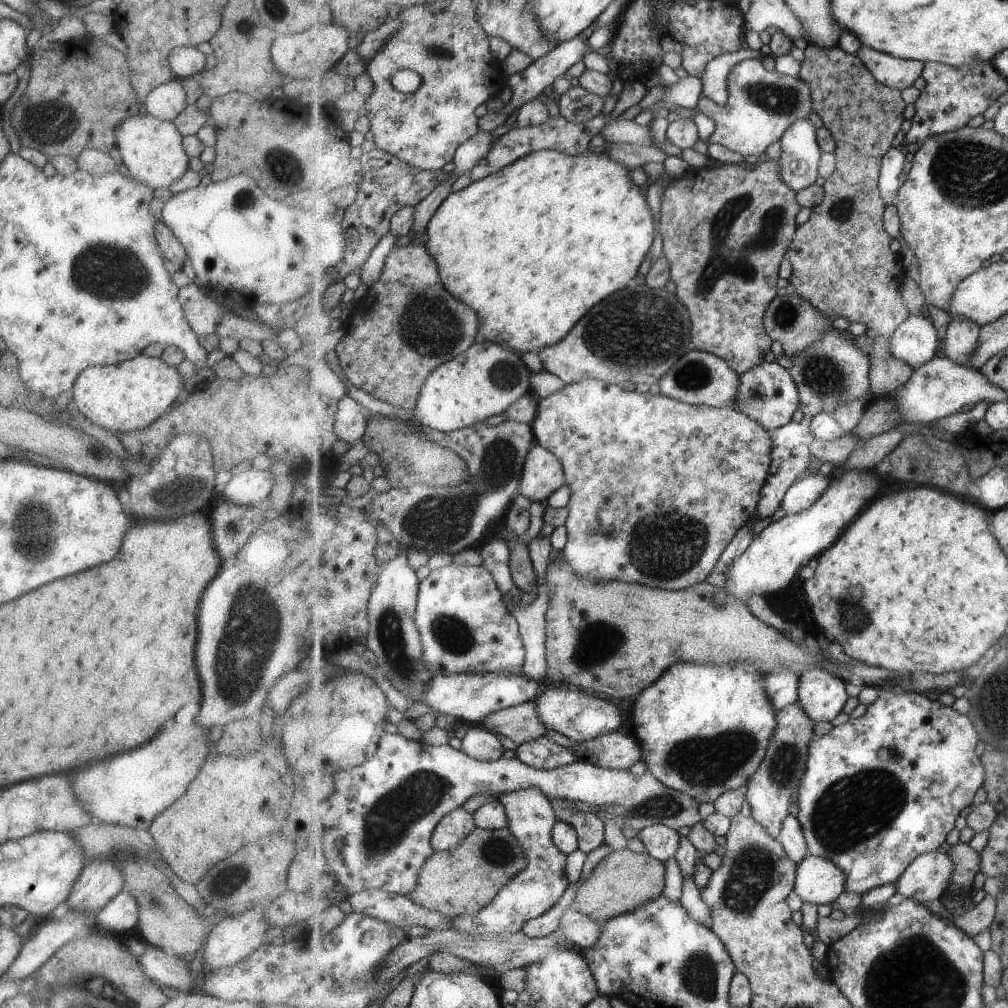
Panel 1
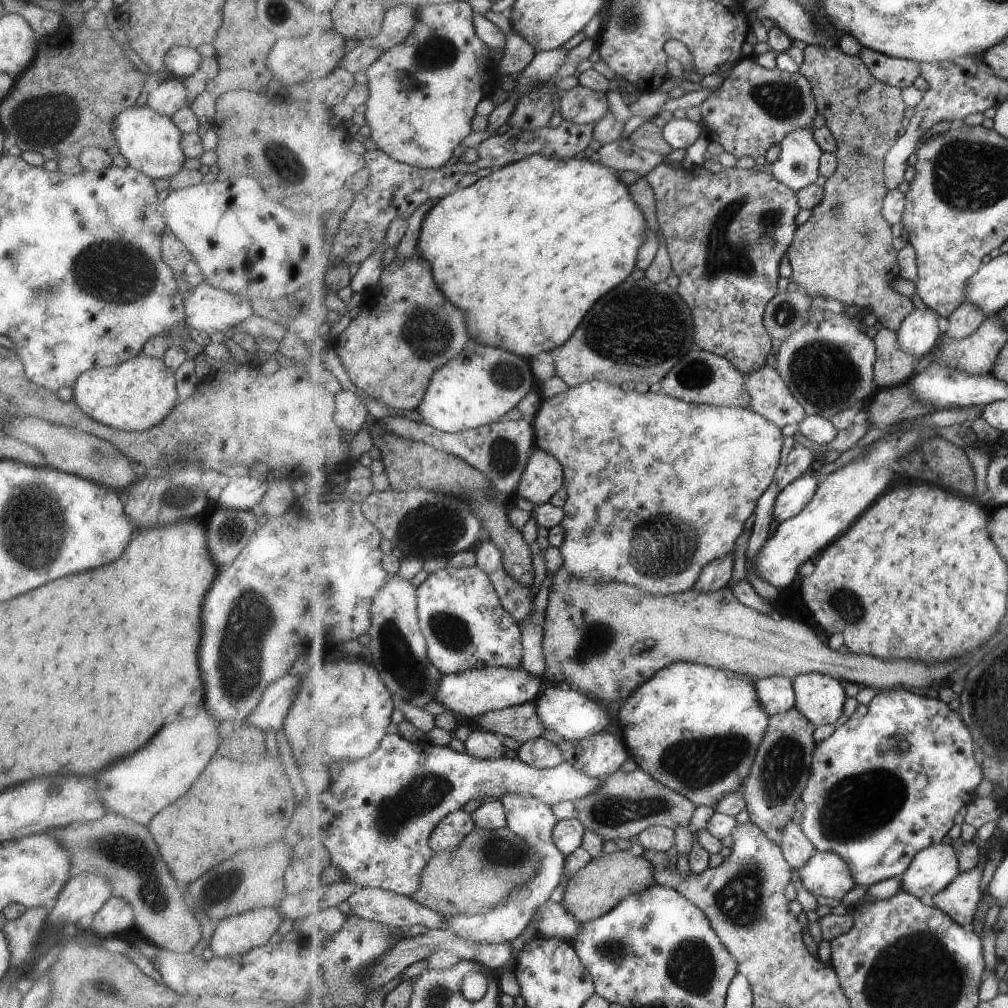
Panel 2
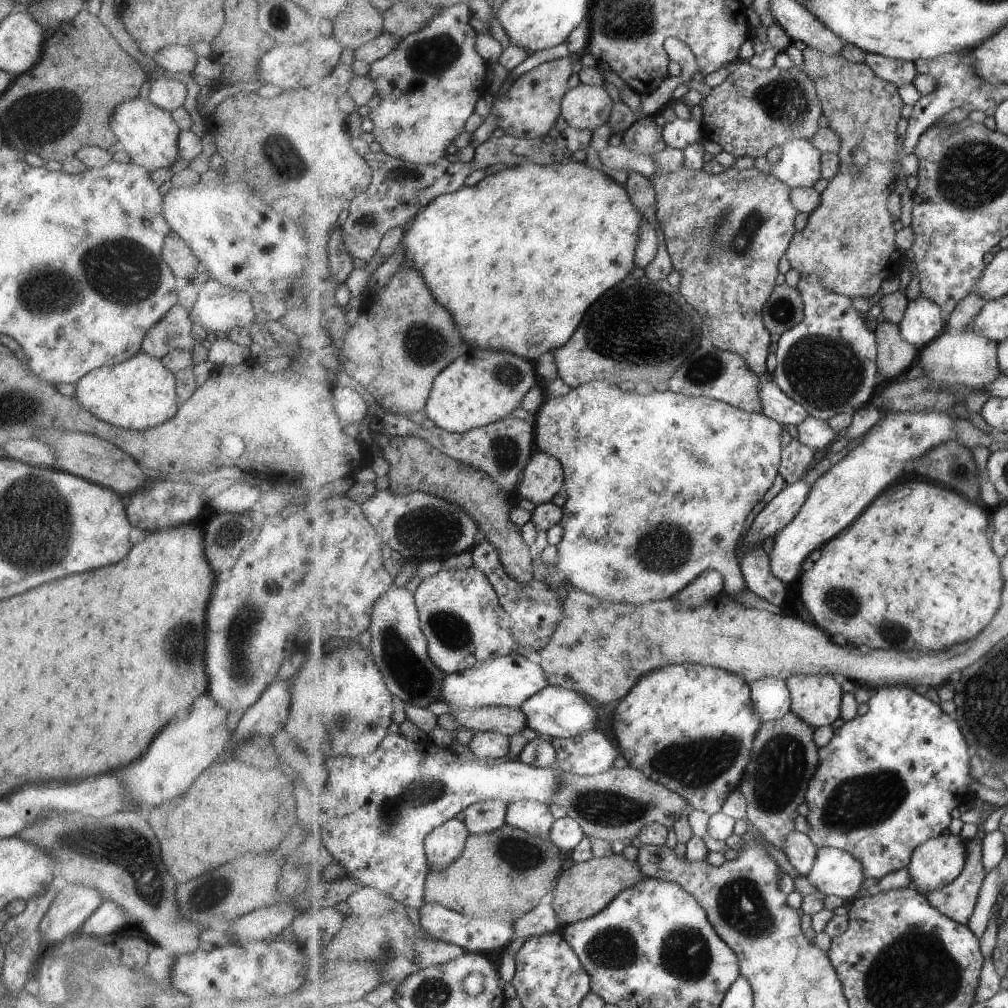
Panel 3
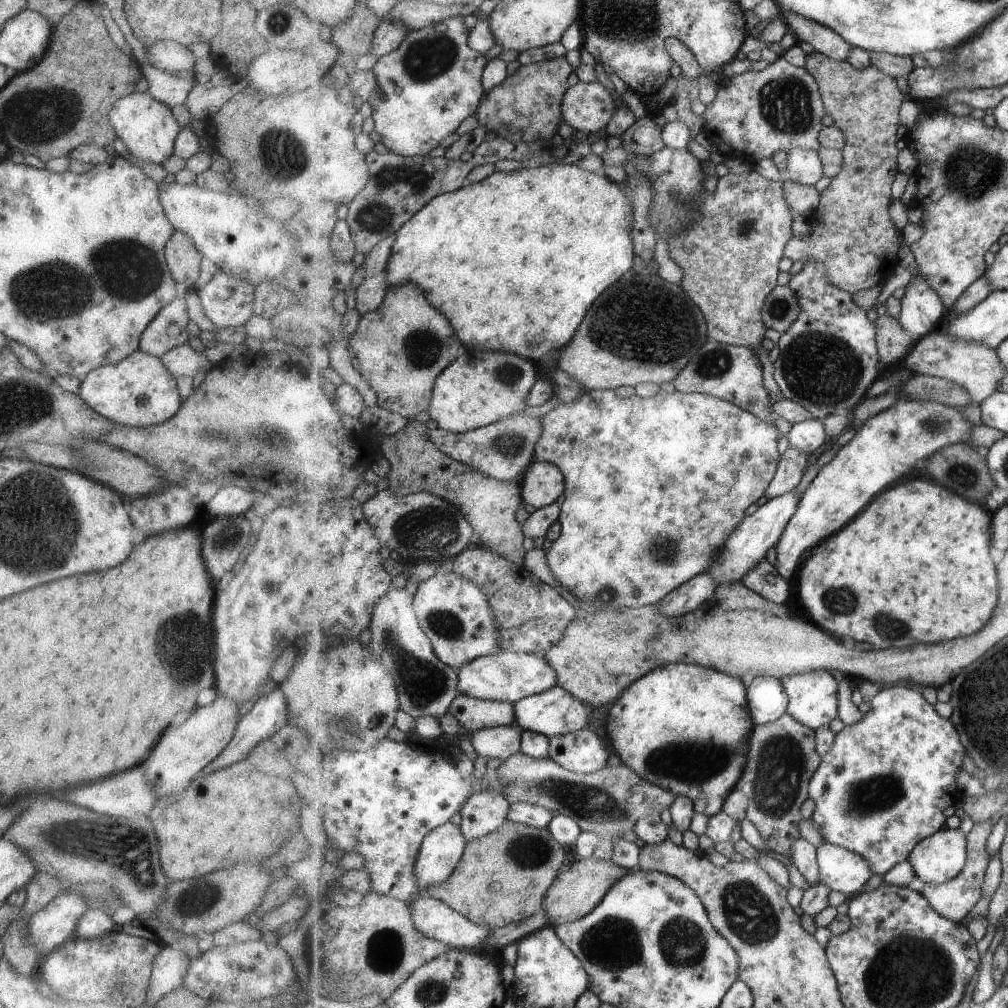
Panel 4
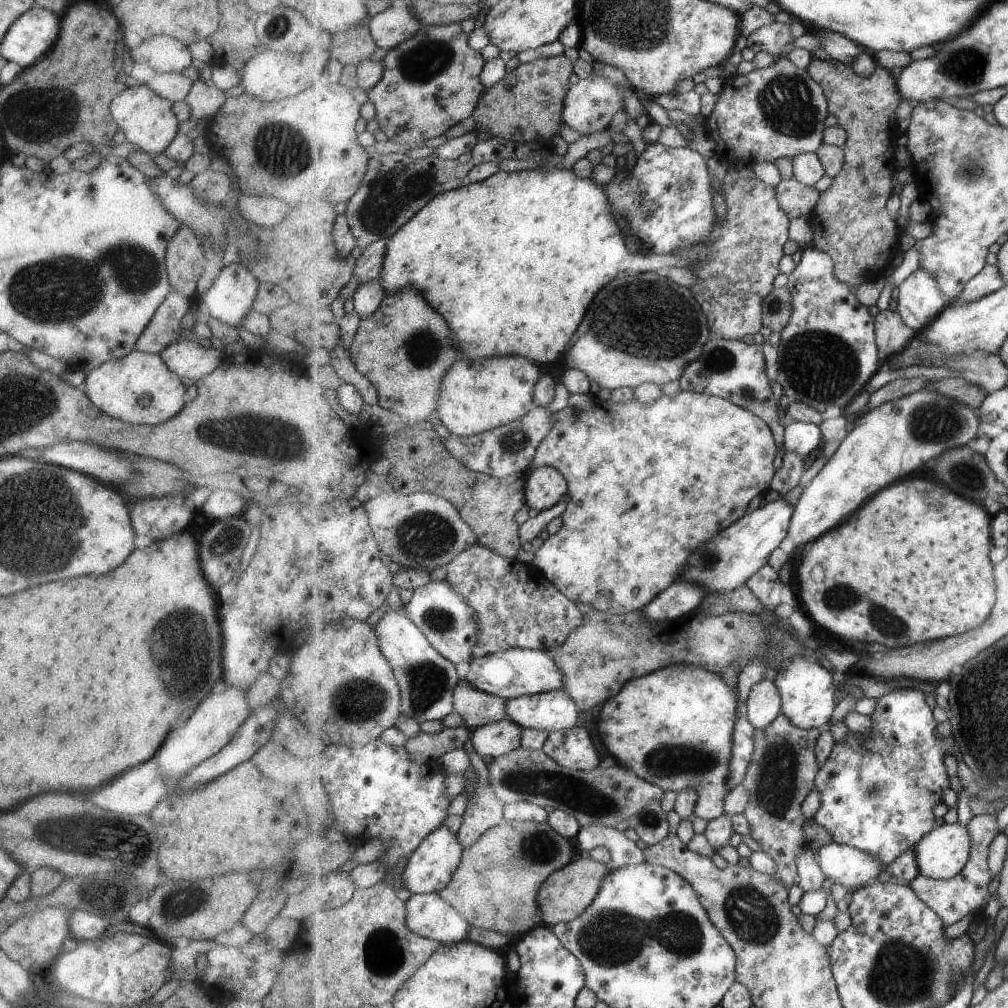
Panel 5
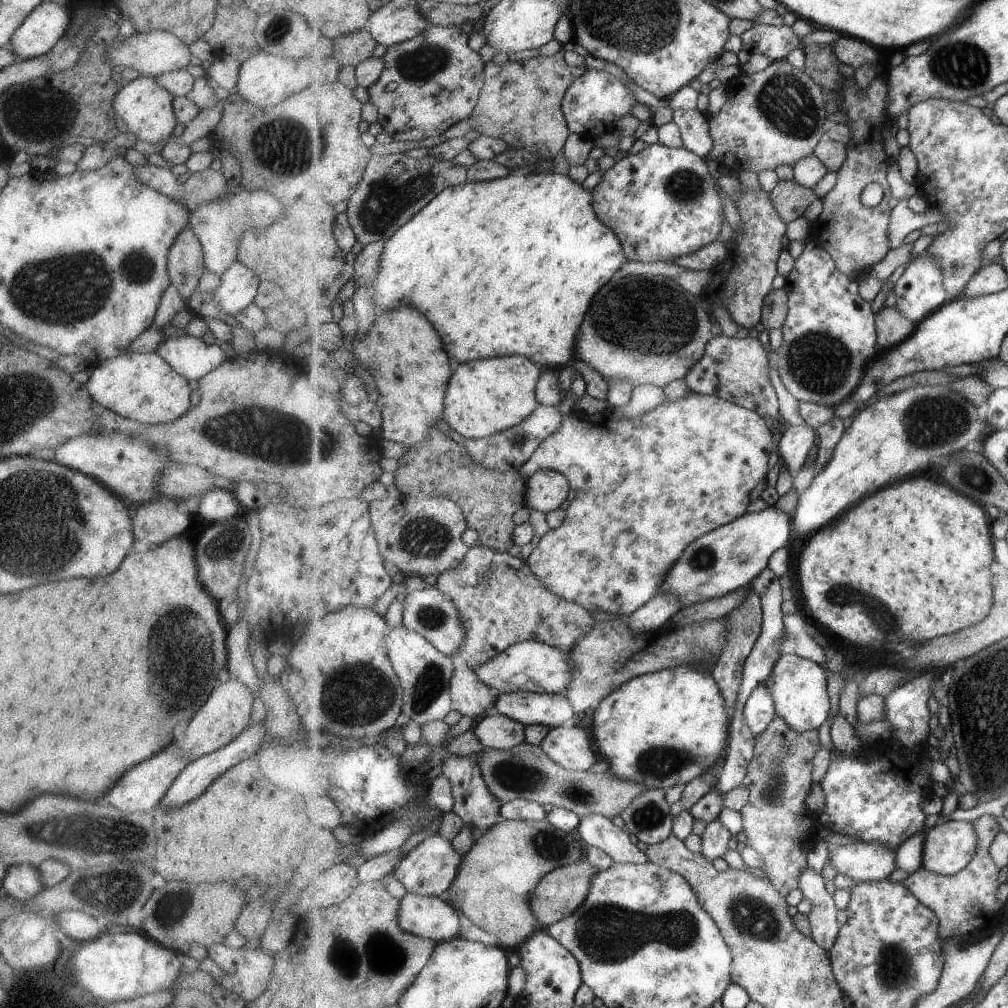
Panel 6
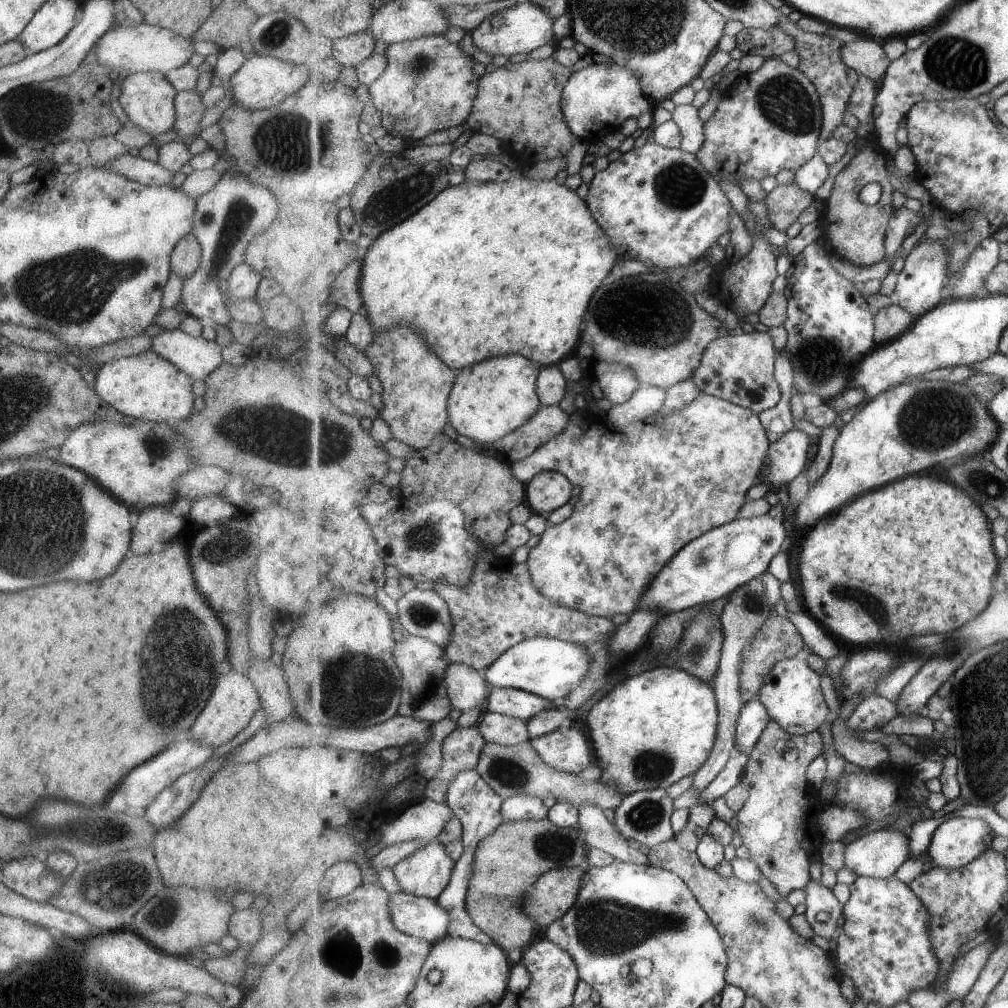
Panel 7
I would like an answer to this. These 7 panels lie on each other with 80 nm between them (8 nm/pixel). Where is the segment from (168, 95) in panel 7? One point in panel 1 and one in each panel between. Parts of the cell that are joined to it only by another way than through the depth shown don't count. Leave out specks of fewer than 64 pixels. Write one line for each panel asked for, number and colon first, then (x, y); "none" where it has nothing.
1: (151, 149)
2: (150, 142)
3: (148, 134)
4: (147, 128)
5: (147, 121)
6: (146, 109)

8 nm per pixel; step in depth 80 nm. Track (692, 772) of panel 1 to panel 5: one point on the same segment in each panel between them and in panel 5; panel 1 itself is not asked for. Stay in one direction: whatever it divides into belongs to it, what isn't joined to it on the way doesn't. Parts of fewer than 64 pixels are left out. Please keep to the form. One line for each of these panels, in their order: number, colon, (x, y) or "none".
2: (696, 728)
3: (692, 727)
4: (685, 727)
5: (675, 727)

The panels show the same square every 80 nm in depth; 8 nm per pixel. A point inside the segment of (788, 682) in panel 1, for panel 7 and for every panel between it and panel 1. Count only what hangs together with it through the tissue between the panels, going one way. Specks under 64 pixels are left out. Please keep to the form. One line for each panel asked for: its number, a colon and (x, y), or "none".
2: (777, 693)
3: (772, 699)
4: (768, 699)
5: (765, 702)
6: (760, 711)
7: (755, 717)

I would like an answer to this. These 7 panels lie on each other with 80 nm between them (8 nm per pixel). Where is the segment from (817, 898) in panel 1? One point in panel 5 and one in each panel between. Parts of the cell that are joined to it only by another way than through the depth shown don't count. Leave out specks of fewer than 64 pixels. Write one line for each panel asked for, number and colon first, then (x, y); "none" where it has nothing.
2: (827, 874)
3: (838, 872)
4: (847, 871)
5: (851, 866)

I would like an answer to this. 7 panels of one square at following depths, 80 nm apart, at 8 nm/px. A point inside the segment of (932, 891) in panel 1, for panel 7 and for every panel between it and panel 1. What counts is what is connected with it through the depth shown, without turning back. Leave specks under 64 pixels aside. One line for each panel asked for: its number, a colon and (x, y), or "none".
2: (933, 869)
3: (936, 863)
4: (942, 856)
5: (943, 853)
6: (949, 847)
7: (957, 842)

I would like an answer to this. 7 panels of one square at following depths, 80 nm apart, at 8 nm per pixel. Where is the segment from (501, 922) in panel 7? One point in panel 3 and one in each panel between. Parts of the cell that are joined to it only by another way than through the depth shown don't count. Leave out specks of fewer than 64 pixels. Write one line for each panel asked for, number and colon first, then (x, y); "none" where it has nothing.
3: (508, 872)
4: (502, 878)
5: (496, 887)
6: (497, 878)

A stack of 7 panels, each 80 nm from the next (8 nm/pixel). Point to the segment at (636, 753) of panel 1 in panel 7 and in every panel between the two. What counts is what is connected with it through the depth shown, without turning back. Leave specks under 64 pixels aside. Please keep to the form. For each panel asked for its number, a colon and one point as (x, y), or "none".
2: (603, 754)
3: (591, 753)
4: (582, 751)
5: (573, 748)
6: (569, 746)
7: (567, 750)

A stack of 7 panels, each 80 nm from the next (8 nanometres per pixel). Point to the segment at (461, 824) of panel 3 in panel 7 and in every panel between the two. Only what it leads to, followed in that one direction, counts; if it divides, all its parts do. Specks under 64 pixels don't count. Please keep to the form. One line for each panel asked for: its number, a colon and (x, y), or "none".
4: (442, 850)
5: (430, 869)
6: (430, 868)
7: (426, 873)

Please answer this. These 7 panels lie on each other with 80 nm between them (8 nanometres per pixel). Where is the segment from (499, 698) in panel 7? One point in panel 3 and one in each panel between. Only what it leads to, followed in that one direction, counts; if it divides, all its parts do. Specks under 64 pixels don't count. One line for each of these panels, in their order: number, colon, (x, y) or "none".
3: (556, 711)
4: (555, 712)
5: (556, 710)
6: (528, 708)

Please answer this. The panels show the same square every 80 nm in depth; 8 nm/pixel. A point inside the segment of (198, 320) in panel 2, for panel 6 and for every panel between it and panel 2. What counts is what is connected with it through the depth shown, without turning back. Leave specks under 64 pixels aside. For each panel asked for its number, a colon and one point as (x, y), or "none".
3: (218, 307)
4: (226, 301)
5: (228, 299)
6: (237, 286)

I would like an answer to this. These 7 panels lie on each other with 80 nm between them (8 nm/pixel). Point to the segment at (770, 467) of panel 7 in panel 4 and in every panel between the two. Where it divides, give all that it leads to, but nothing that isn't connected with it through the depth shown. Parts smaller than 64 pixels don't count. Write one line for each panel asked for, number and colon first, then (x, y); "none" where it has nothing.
4: (809, 435)
5: (803, 438)
6: (796, 443)

